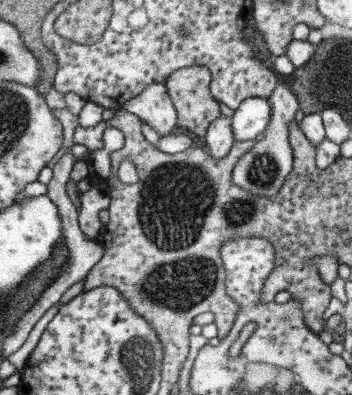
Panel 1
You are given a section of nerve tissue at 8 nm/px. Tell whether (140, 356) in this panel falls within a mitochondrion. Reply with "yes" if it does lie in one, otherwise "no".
yes

